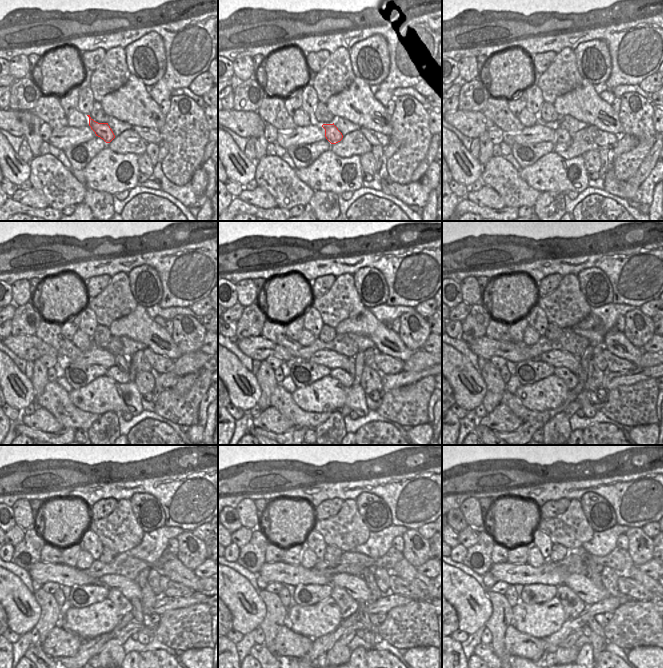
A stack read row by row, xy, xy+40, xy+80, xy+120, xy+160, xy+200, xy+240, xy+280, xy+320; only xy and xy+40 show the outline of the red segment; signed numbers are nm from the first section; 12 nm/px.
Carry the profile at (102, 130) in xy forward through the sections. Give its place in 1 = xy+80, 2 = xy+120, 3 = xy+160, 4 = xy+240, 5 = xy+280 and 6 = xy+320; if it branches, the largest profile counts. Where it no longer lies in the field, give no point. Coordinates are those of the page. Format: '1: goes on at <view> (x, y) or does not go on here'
1: goes on at xy+80 (561, 136)
2: goes on at xy+120 (122, 362)
3: goes on at xy+160 (356, 365)
4: goes on at xy+240 (136, 603)
5: goes on at xy+280 (363, 615)
6: goes on at xy+320 (592, 623)

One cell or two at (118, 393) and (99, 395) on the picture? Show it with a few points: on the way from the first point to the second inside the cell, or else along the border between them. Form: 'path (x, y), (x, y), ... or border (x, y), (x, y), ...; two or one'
path (113, 395), (104, 395); one

